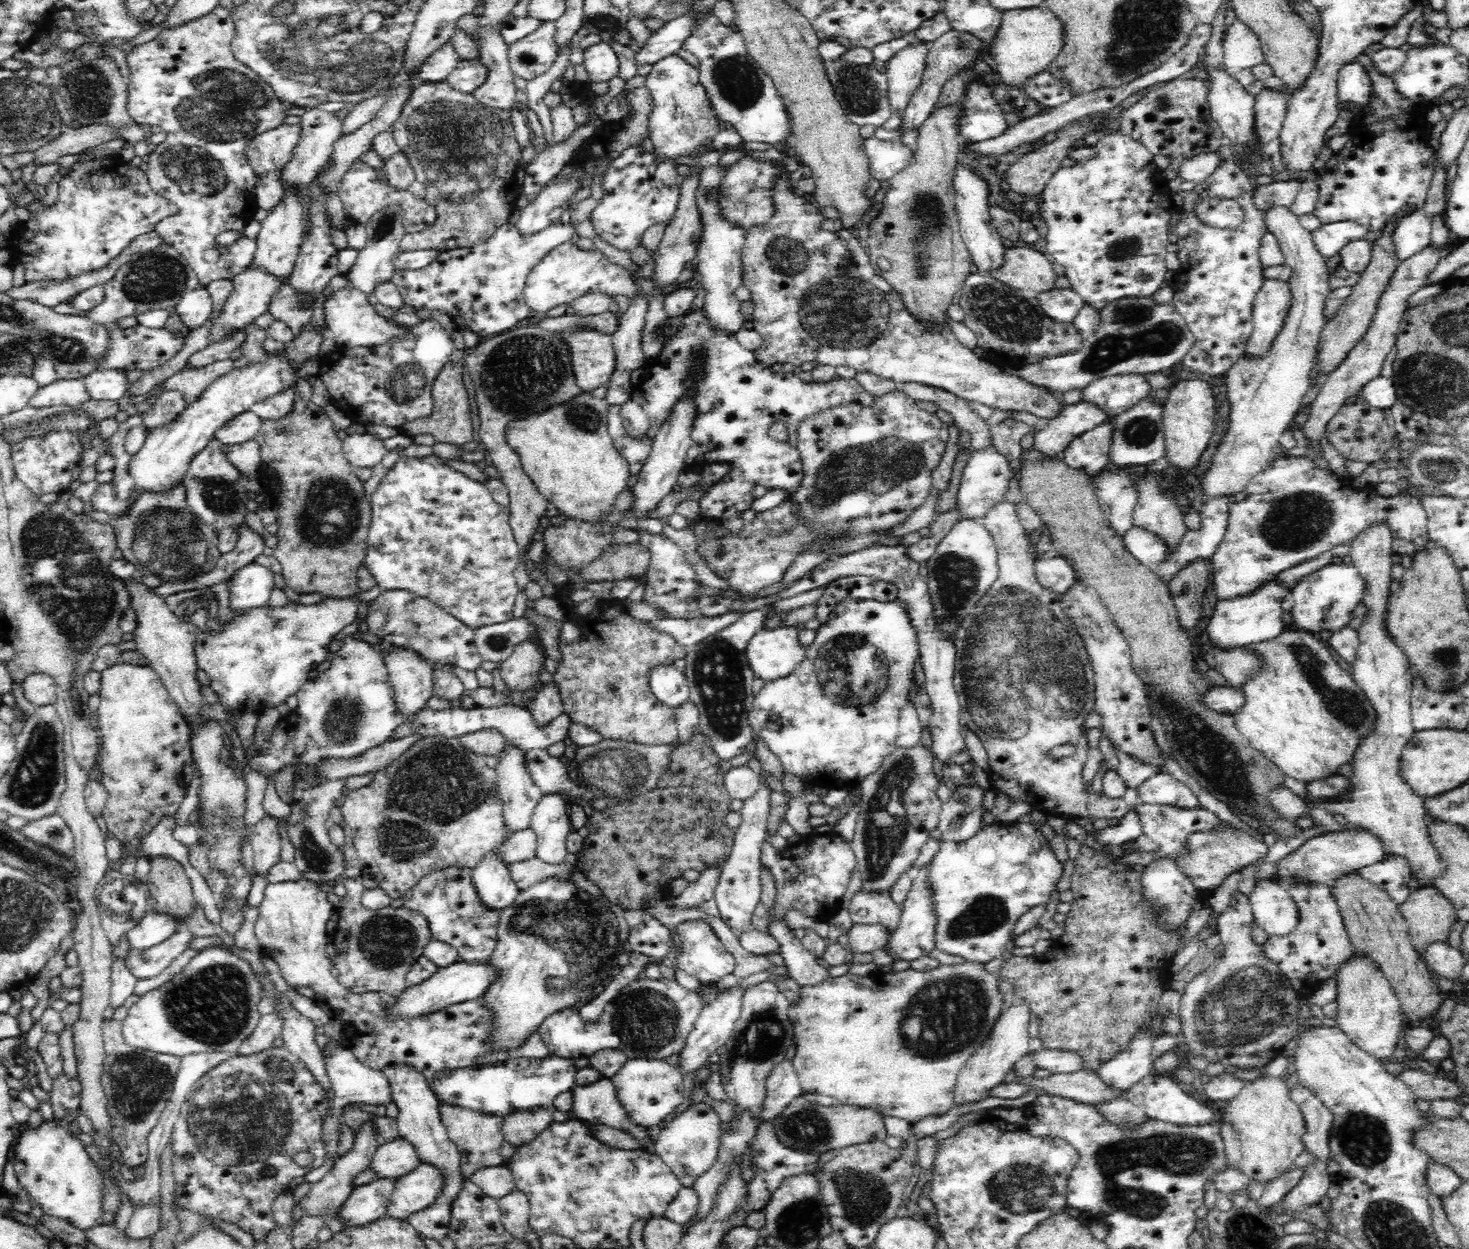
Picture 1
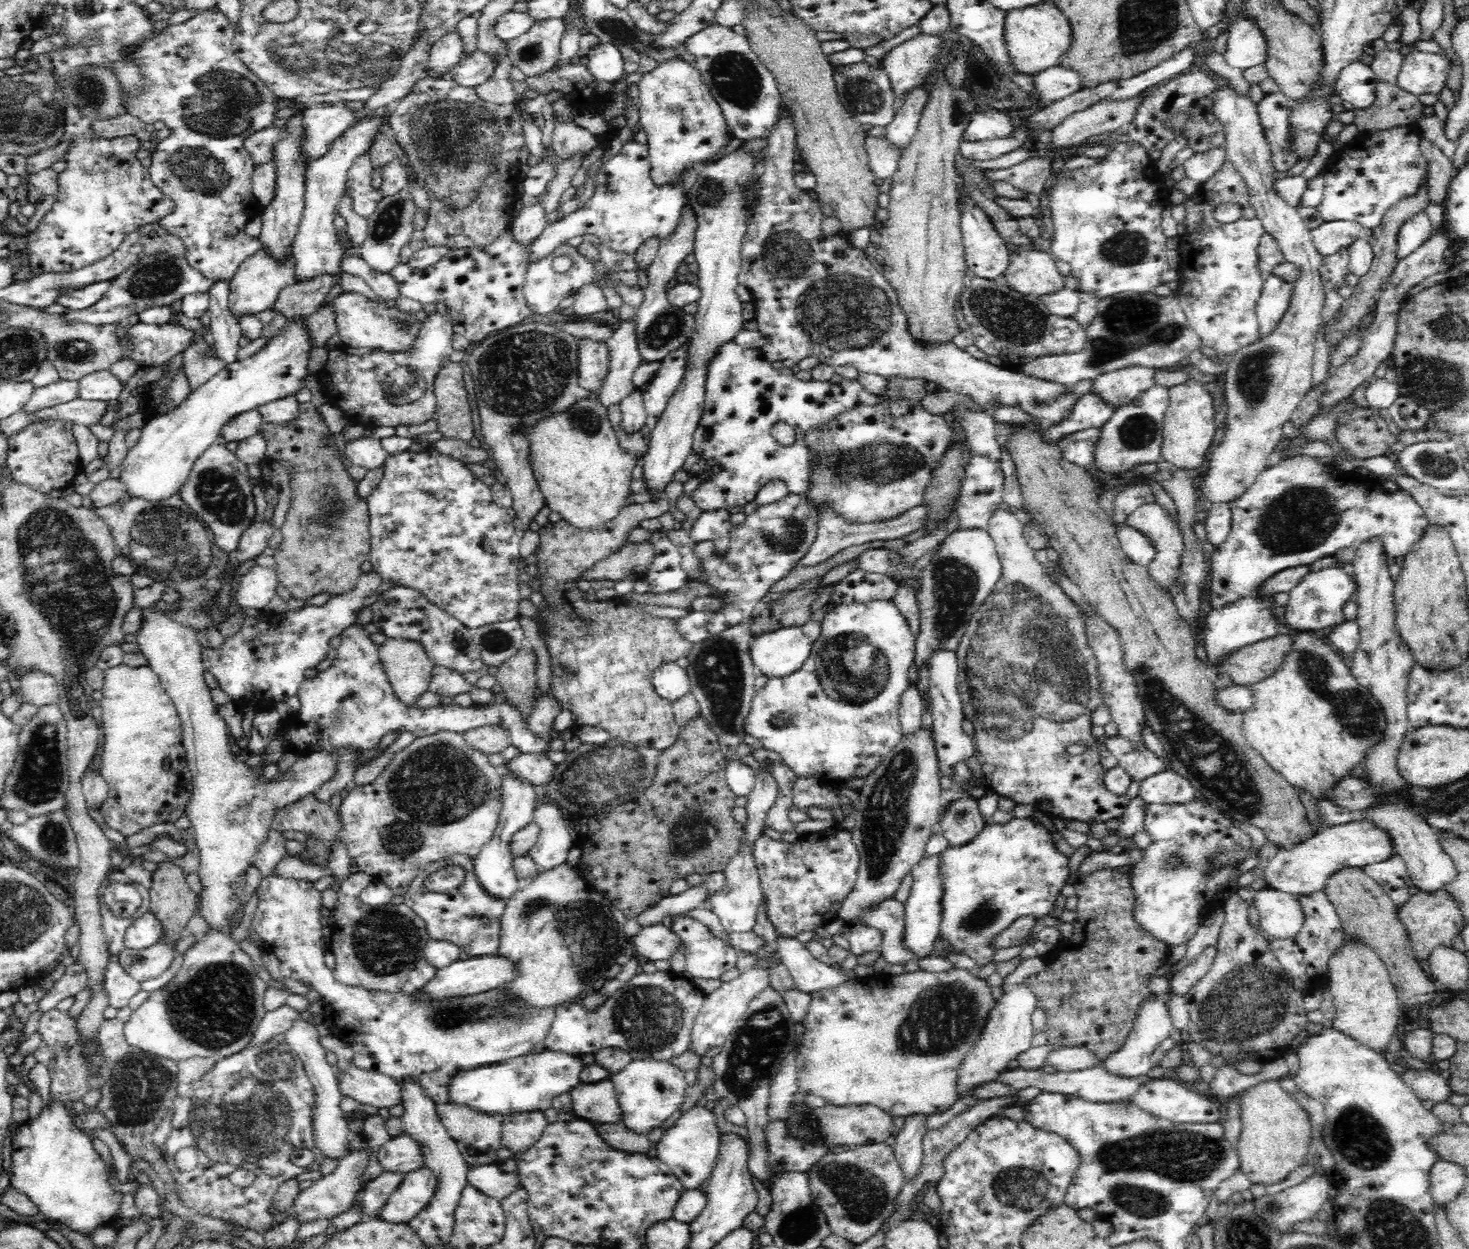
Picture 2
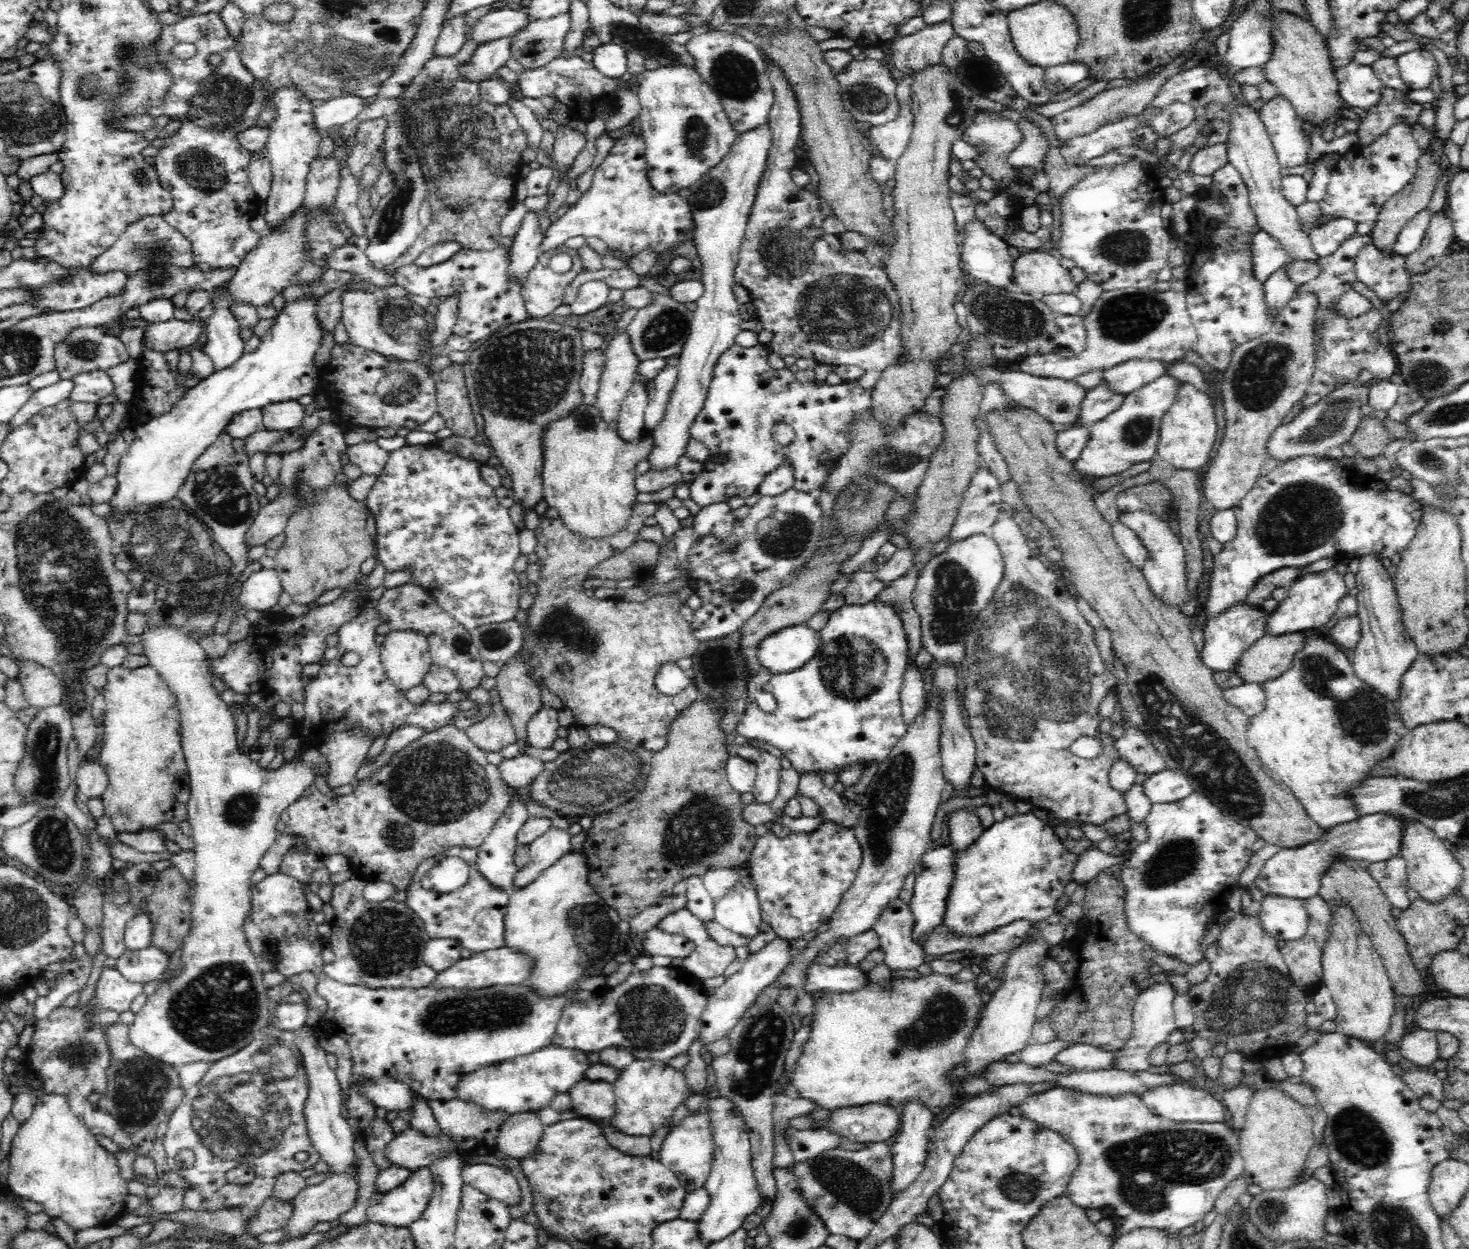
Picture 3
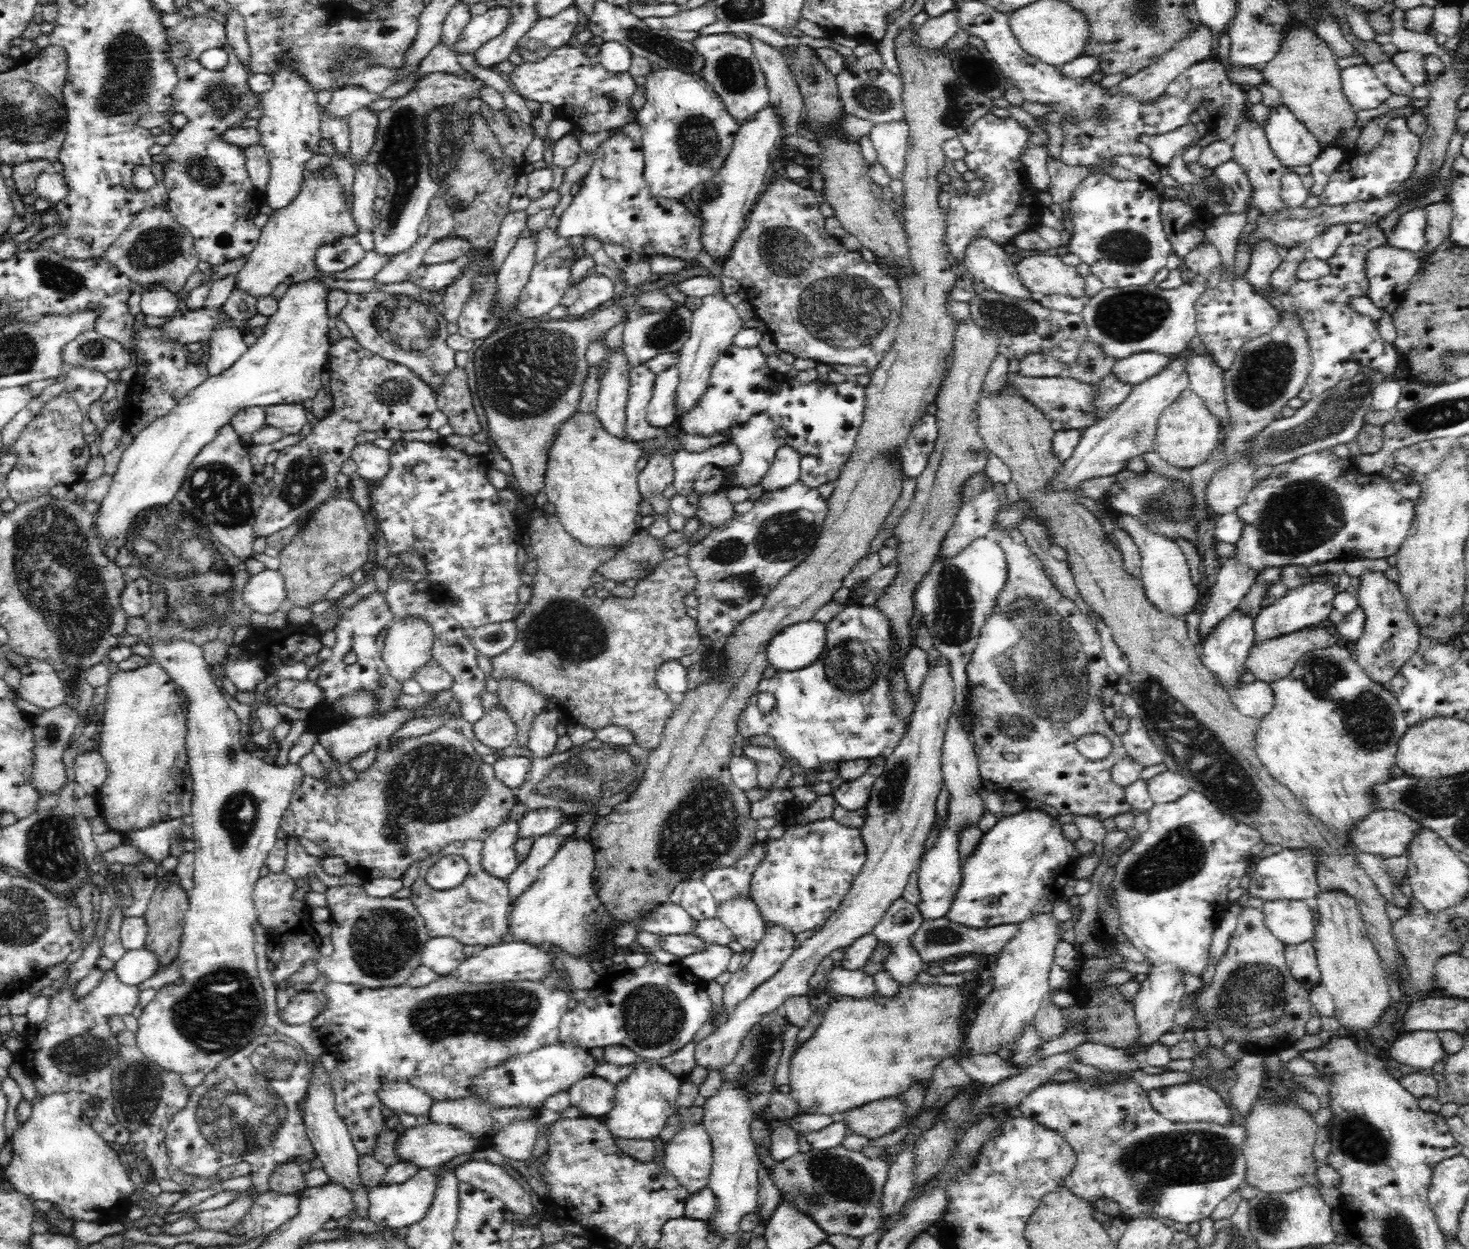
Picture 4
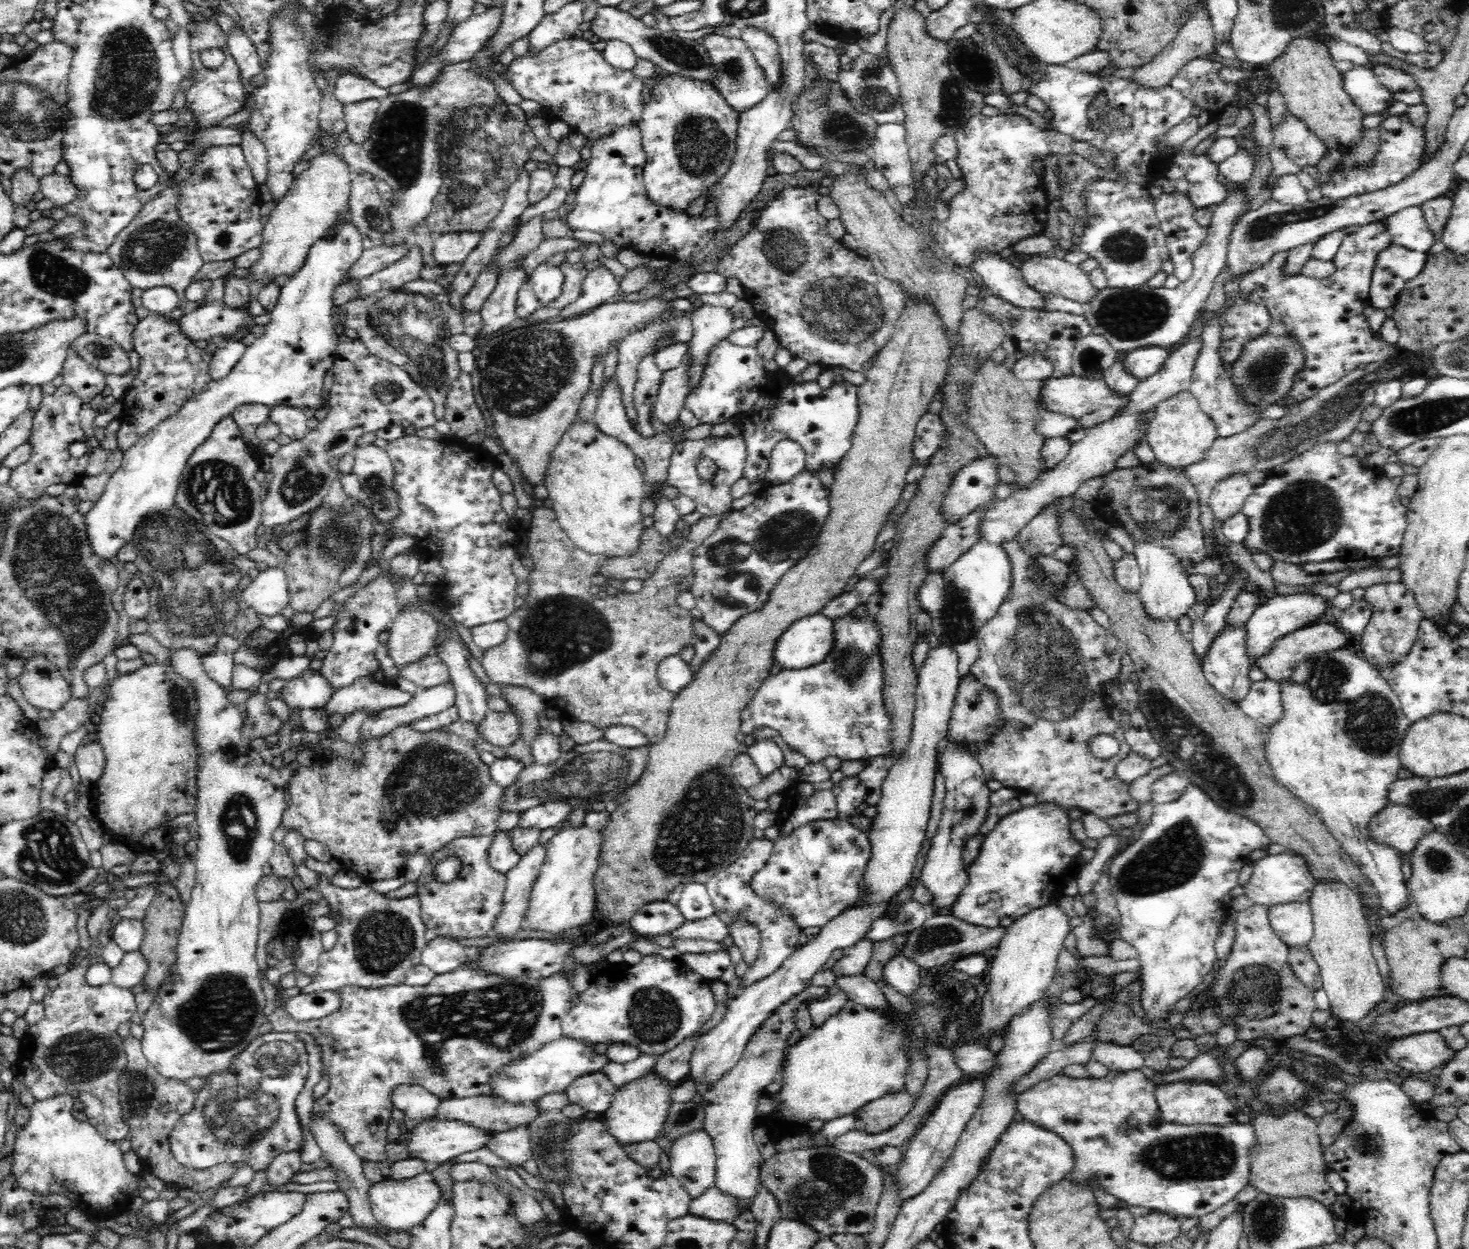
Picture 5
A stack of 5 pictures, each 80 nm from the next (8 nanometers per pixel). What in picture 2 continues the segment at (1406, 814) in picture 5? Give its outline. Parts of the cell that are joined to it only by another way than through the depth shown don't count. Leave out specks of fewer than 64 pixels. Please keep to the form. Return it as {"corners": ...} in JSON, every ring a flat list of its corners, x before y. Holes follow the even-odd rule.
{"corners":[[1358,819,1333,827,1324,826,1317,833,1289,848,1280,849,1264,865,1264,884,1268,888,1288,892,1297,897,1323,890,1331,874,1346,867,1363,867,1382,862,1395,855,1388,831,1378,827,1370,819]]}

